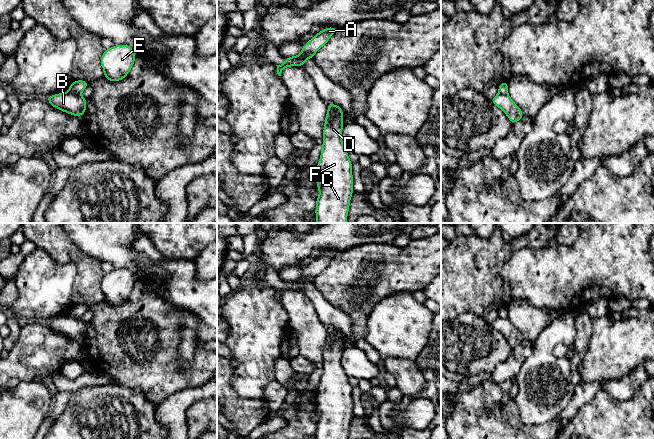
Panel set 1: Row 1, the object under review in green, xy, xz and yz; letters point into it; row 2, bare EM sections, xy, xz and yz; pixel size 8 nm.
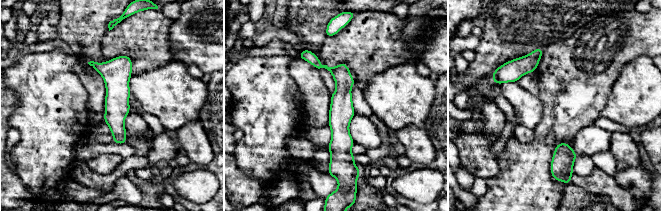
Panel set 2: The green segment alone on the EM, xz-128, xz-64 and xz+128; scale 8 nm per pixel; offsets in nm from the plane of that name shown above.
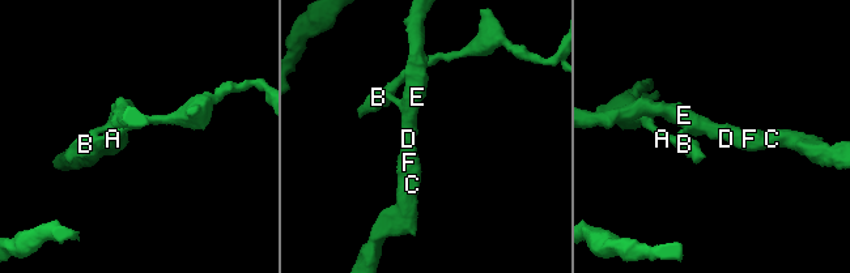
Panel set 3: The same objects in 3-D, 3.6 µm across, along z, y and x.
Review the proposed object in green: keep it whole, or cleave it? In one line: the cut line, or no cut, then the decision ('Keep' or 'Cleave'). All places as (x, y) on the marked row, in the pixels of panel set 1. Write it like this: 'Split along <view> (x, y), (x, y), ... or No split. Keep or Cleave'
Split along xy (69, 92), (79, 95). Cleave

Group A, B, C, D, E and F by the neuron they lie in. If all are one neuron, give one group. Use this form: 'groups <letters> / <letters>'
groups A B / C D E F

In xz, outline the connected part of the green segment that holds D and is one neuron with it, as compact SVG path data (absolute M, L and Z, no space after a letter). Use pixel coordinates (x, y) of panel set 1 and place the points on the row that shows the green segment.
M328 104L324 122L323 144L319 163L316 167L316 185L319 196L316 199L316 223L347 223L350 199L353 191L352 162L342 142L343 109Z

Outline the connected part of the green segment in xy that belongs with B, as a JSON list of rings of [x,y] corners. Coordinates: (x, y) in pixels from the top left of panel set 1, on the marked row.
[[[61,92],[56,95],[50,95],[46,100],[54,108],[73,116],[84,116],[86,111],[87,99],[81,95]]]

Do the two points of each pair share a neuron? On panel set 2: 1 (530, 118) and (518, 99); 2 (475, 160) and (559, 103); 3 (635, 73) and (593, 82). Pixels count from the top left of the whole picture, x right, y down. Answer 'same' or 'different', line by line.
1: same
2: different
3: different

